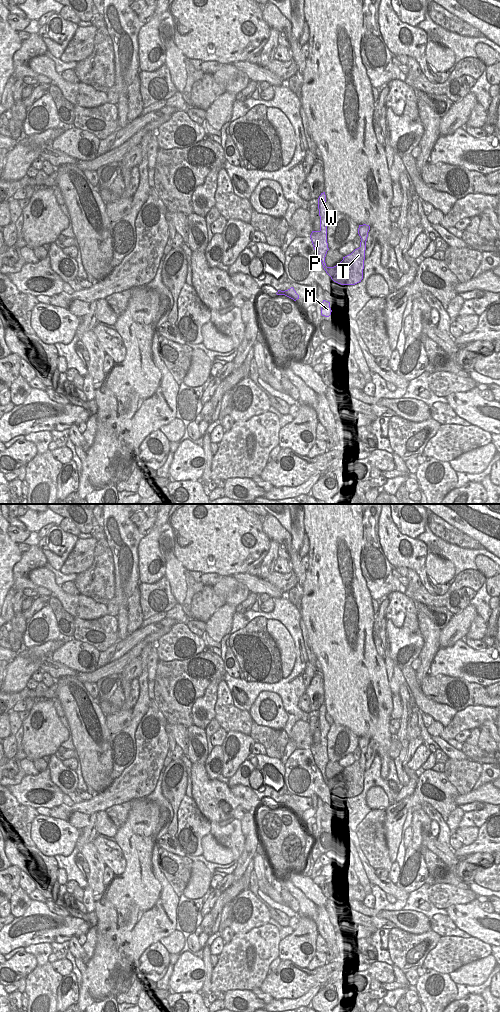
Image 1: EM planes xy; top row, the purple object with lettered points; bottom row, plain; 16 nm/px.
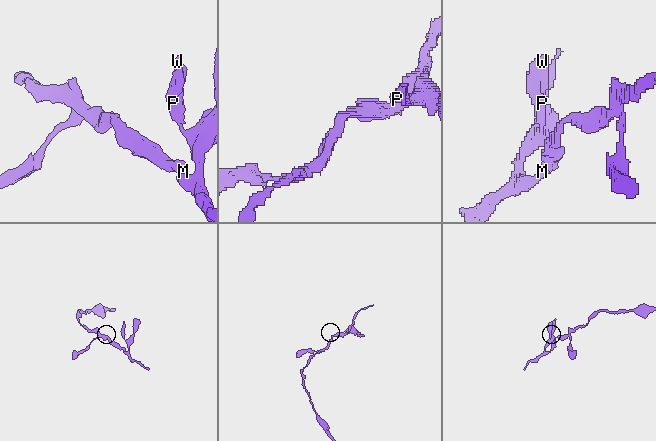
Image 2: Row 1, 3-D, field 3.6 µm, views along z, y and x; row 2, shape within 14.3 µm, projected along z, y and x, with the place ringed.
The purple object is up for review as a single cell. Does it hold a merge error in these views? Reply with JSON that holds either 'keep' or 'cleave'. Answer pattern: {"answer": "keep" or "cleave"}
{"answer": "keep"}

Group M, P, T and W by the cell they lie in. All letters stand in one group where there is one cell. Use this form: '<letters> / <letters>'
M P T W

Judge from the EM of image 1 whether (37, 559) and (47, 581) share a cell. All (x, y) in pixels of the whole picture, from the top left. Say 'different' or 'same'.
different

